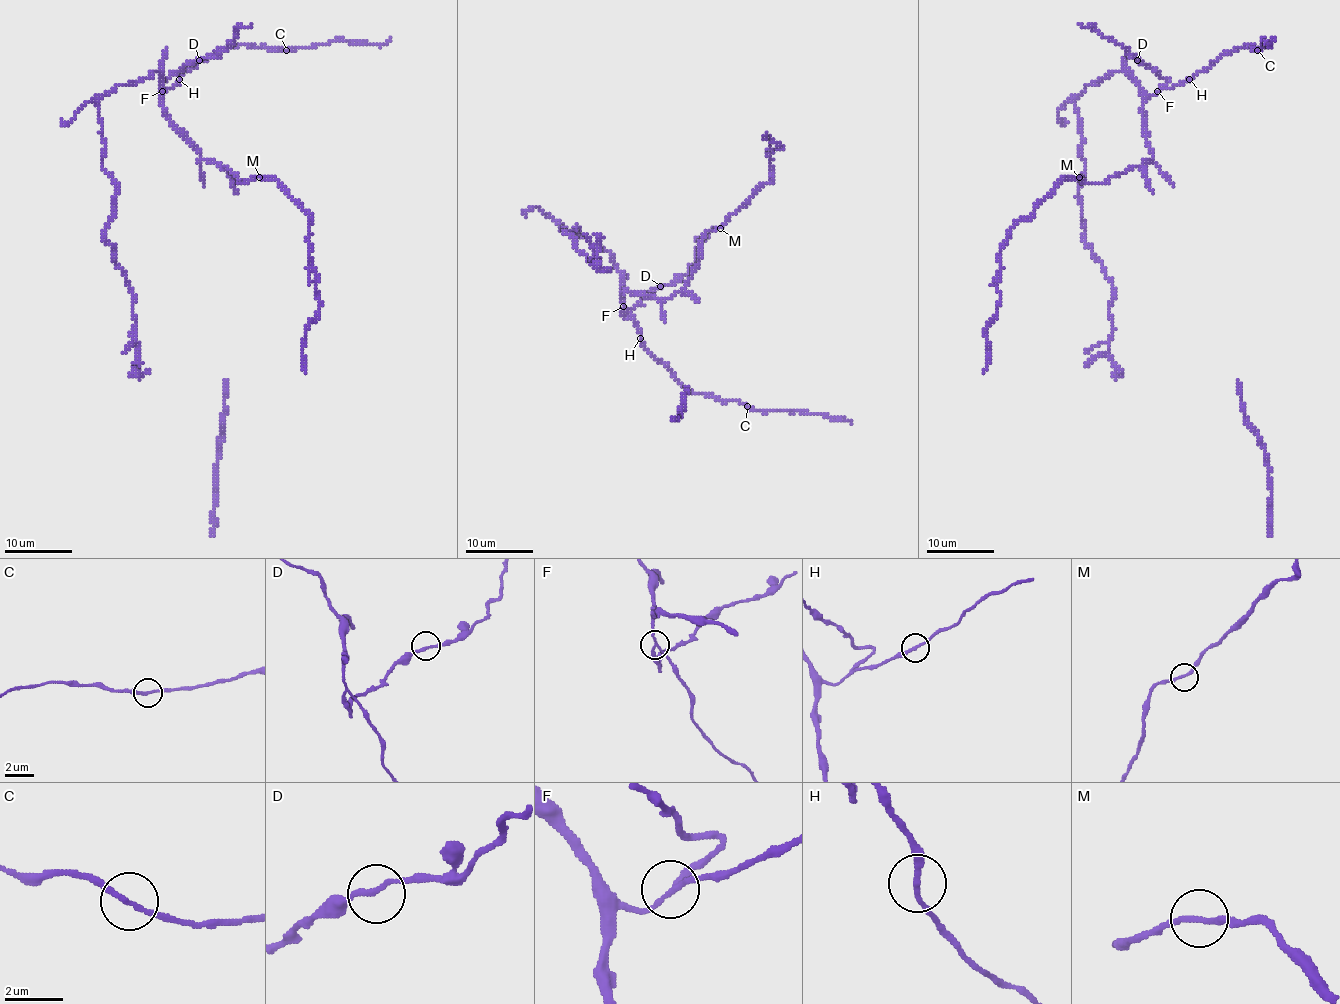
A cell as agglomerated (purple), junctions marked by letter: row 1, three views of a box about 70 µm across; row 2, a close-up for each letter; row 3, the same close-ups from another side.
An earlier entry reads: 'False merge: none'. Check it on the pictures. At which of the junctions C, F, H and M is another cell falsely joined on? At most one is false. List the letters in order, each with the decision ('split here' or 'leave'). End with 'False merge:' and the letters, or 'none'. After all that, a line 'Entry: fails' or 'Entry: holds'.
C: leave
F: split here
H: leave
M: leave
False merge: F
Entry: fails

